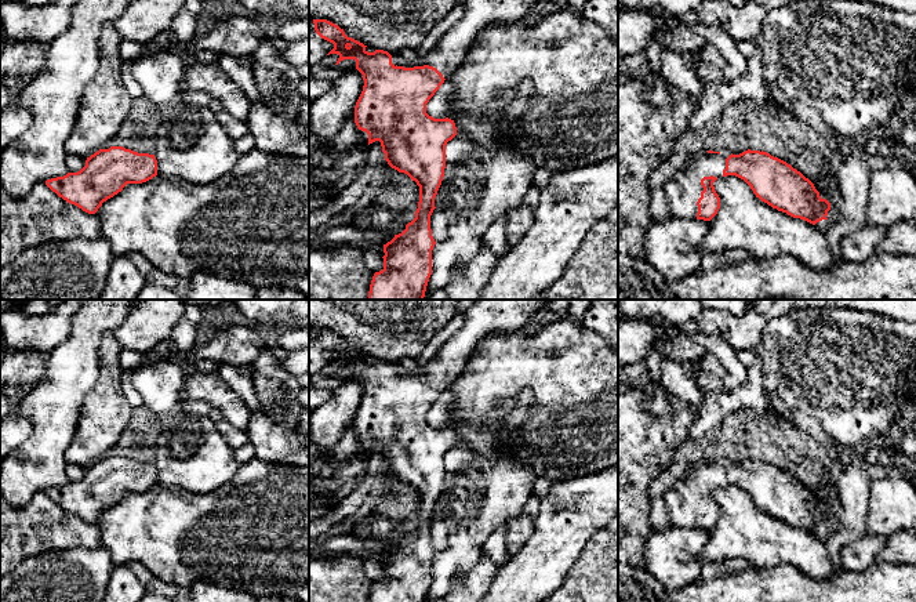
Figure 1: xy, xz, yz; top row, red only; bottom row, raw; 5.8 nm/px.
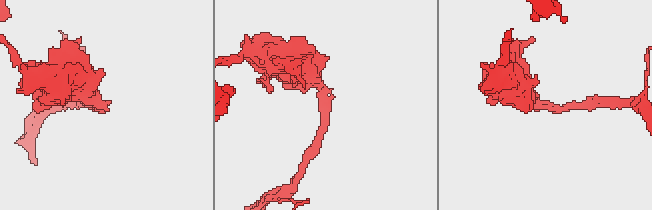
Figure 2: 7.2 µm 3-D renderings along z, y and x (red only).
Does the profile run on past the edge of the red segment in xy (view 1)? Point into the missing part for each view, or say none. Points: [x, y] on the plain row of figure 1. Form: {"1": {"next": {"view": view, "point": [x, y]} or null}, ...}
{"1": {"next": null}}

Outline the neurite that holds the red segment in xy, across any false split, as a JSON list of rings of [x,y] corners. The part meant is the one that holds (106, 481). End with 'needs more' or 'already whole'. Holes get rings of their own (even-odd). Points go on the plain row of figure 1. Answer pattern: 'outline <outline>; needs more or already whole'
outline [[[123,456],[99,458],[77,482],[46,490],[59,507],[88,523],[95,523],[103,511],[127,493],[142,493],[157,485],[155,464],[138,463]]]; already whole

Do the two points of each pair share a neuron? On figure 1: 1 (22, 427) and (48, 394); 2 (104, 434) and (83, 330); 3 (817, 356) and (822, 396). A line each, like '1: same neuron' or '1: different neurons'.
1: different neurons
2: different neurons
3: same neuron

